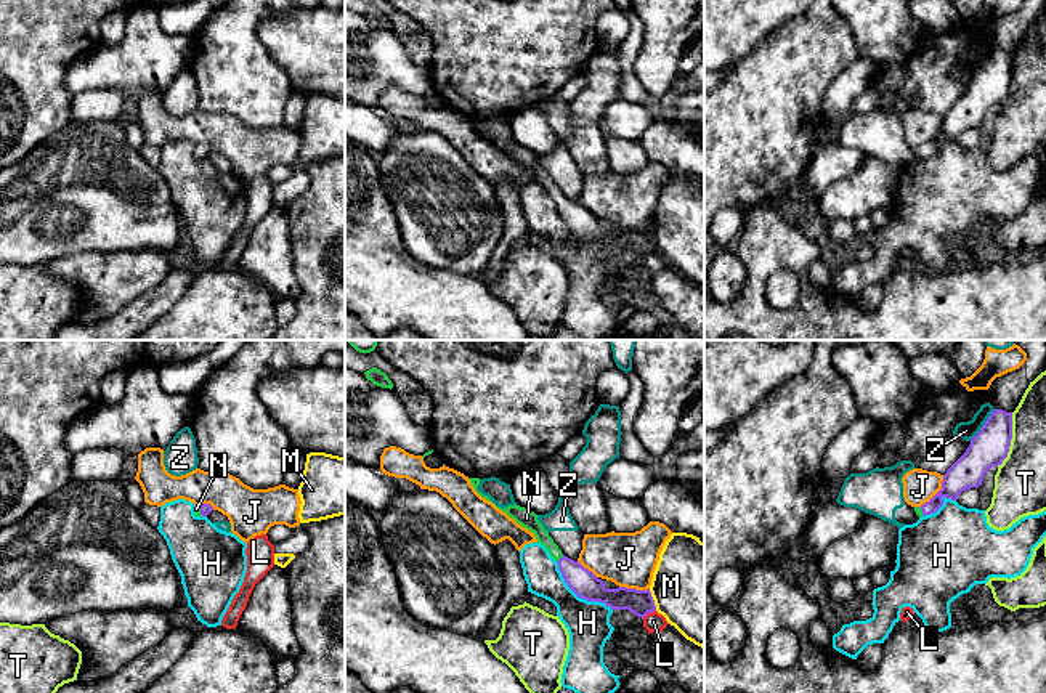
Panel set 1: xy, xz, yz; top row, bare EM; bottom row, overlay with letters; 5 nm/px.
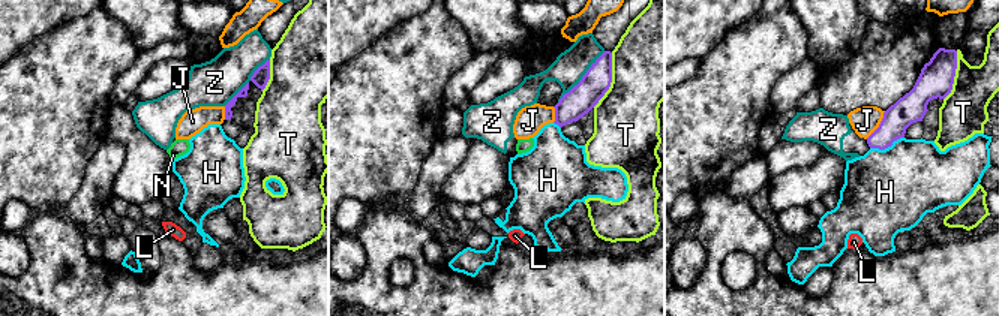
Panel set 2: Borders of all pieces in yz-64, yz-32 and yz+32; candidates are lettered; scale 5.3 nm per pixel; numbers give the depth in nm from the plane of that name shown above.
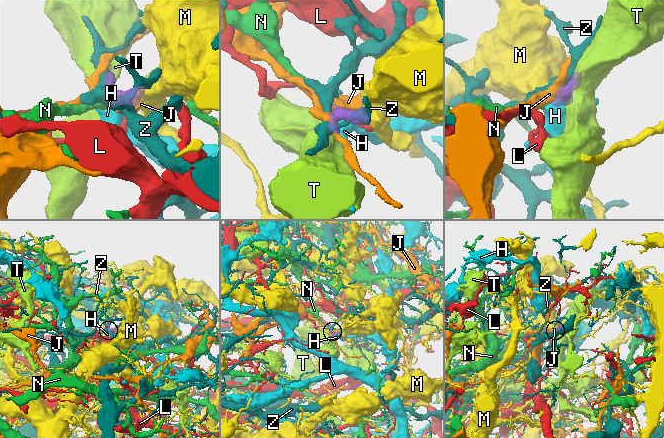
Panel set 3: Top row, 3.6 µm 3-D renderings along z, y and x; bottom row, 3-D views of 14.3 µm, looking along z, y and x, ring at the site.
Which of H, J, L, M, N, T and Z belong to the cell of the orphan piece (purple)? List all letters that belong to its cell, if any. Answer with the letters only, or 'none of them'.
N

